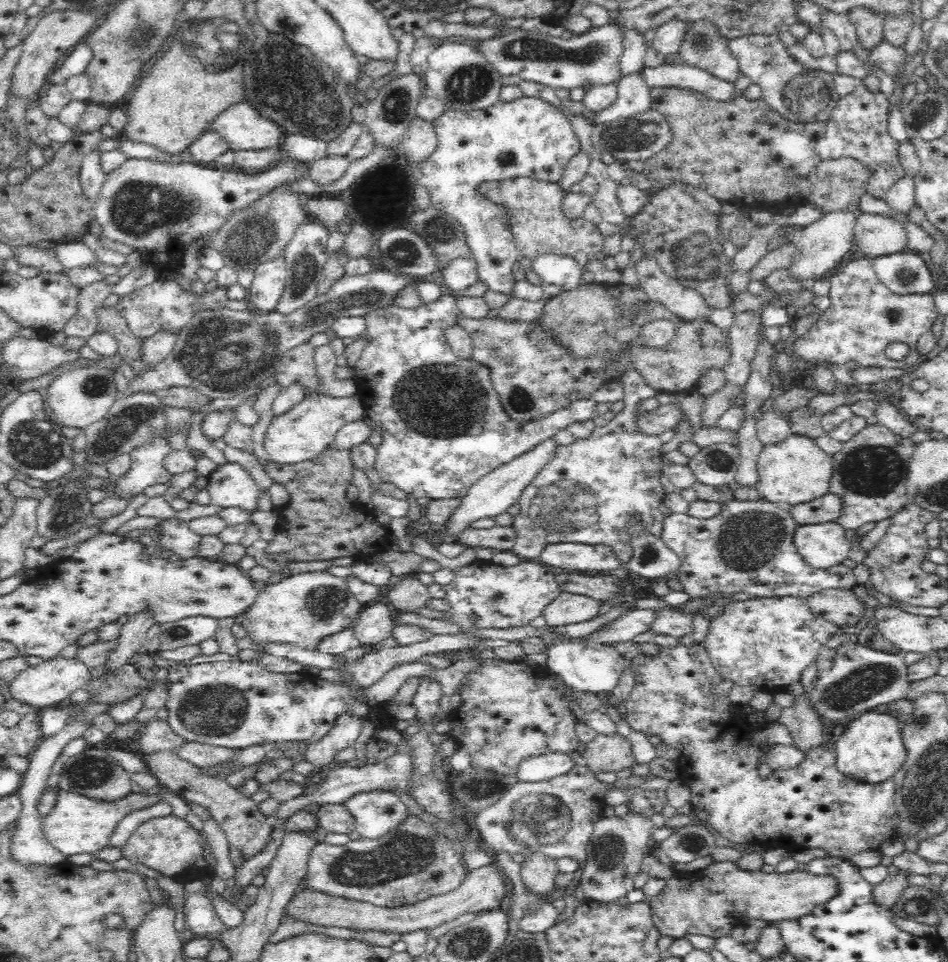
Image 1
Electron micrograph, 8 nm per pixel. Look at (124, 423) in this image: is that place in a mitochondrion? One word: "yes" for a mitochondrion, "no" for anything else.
yes

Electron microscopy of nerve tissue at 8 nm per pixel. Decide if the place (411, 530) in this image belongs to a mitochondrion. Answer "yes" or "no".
no

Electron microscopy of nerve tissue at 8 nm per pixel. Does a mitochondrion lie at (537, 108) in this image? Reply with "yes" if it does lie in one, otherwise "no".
no

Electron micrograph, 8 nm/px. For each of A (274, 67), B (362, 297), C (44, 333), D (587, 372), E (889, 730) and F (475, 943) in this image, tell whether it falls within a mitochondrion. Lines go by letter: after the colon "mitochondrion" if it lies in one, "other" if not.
A: mitochondrion
B: mitochondrion
C: other
D: other
E: mitochondrion
F: mitochondrion

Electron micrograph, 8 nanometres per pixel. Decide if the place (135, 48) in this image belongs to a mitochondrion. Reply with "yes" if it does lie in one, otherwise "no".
yes

